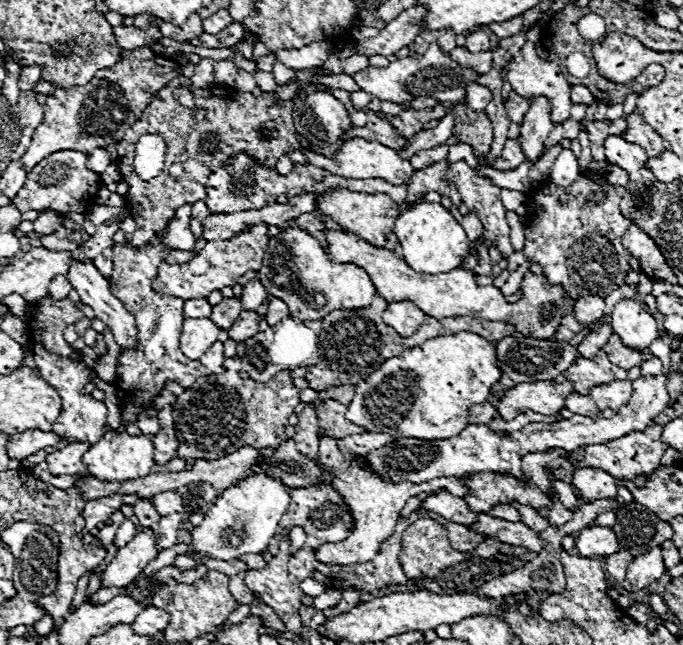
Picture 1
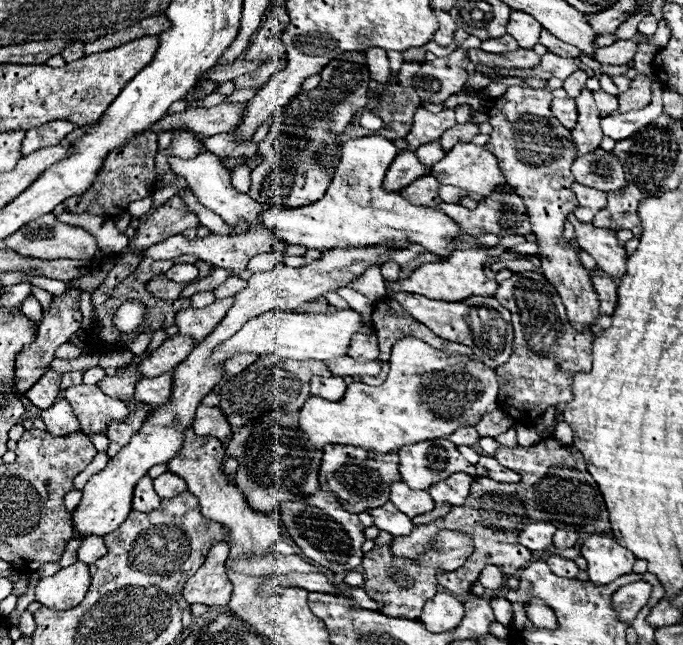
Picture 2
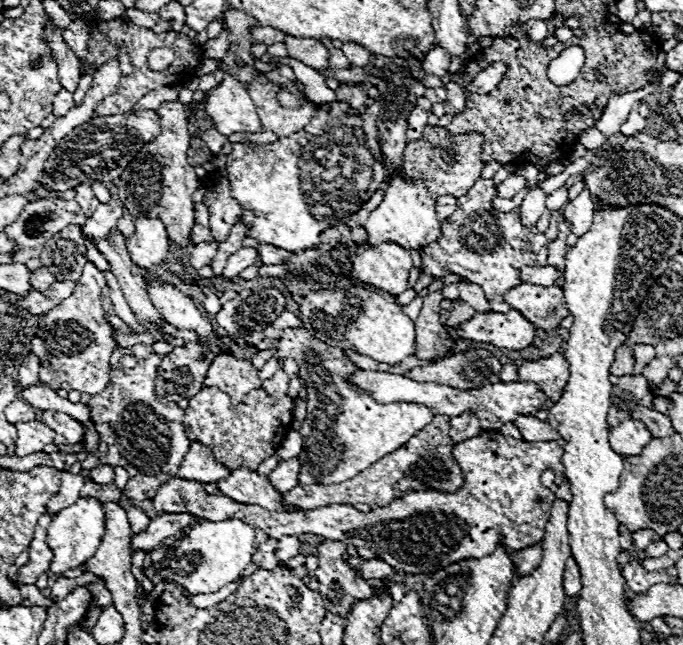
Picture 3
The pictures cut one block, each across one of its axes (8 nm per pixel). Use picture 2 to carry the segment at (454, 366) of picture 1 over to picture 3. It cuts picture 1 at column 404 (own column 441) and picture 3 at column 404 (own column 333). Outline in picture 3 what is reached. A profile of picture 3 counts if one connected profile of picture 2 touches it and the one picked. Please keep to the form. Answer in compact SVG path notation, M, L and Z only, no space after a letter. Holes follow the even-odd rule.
M304 326L282 330L276 356L294 358L300 368L300 378L308 386L308 414L298 430L304 440L302 452L298 454L302 486L314 482L328 486L354 478L386 454L398 450L434 418L432 410L424 404L378 404L370 394L348 380L348 374L356 366L346 354L306 334Z

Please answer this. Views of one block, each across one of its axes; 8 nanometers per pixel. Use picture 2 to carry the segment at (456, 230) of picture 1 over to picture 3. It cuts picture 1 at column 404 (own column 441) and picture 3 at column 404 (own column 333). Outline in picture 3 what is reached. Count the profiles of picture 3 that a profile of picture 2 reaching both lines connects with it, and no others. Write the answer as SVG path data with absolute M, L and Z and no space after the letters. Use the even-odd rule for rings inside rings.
M394 178L384 190L384 200L364 222L368 234L368 244L380 246L382 242L396 242L406 250L418 250L440 236L440 222L436 218L434 198L428 194L422 182L412 182L410 178Z

